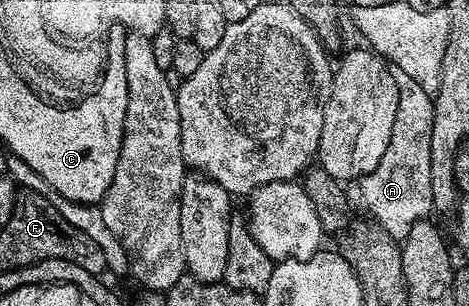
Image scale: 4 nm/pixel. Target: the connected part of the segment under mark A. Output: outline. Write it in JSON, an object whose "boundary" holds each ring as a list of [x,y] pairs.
{"boundary":[[[388,64],[388,70],[398,87],[396,104],[398,138],[422,138],[422,142],[394,142],[394,146],[388,146],[374,169],[361,178],[360,186],[362,186],[362,202],[370,209],[369,217],[377,223],[381,233],[395,240],[401,240],[408,236],[408,230],[412,228],[412,224],[423,221],[431,213],[426,206],[434,210],[432,165],[429,160],[434,99],[401,68]]]}

